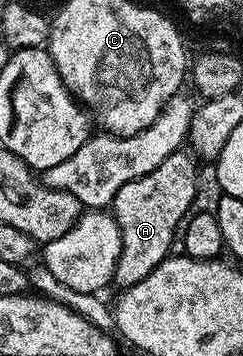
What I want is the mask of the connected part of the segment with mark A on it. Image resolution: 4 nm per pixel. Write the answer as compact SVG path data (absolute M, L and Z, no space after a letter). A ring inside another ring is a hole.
M180 149L165 157L153 173L145 173L145 177L137 177L117 189L117 197L109 207L121 233L120 259L113 278L116 284L120 283L120 288L137 285L137 281L149 277L149 273L153 273L153 269L172 254L171 242L177 239L175 226L179 222L180 226L188 218L197 193L200 168L195 167L195 163L194 154Z

